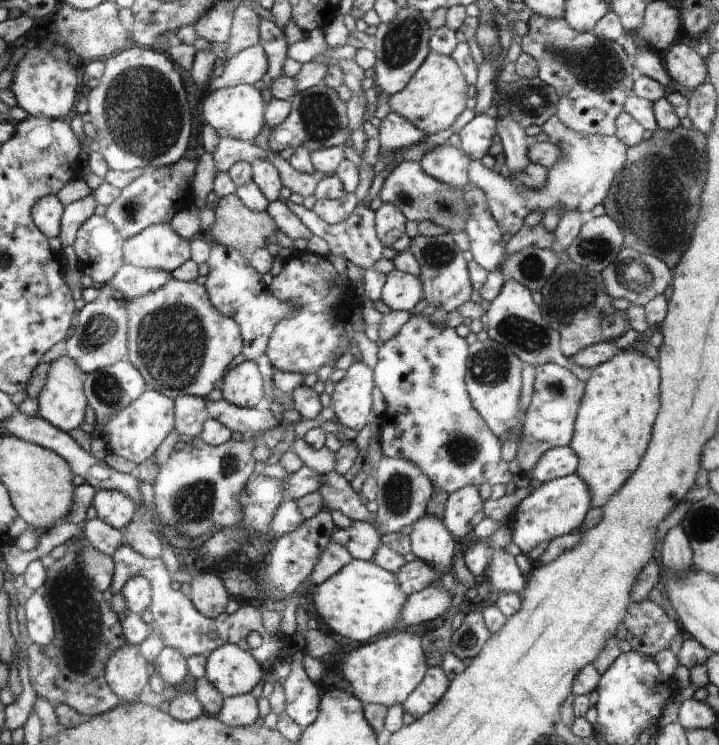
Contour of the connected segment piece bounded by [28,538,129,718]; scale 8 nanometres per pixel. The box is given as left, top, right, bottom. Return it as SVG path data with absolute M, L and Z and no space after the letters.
M86 538L82 540L74 539L67 548L66 554L61 559L56 560L53 567L48 570L48 582L43 593L51 606L52 614L55 615L57 635L52 644L46 646L40 646L36 643L30 644L28 656L32 682L40 697L50 700L53 705L62 702L68 703L78 712L92 718L126 704L126 700L122 700L116 694L114 688L110 686L107 679L107 668L112 656L116 654L116 650L126 646L129 640L123 622L120 622L120 617L112 608L112 604L110 604L110 601L106 601L106 596L94 586L94 580L82 568L80 558L82 558L82 552L87 545L88 540Z

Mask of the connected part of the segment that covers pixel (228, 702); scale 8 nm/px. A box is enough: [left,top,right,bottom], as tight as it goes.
[216,694,259,727]

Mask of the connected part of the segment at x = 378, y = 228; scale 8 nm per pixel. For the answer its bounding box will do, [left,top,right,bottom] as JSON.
[375,204,411,253]

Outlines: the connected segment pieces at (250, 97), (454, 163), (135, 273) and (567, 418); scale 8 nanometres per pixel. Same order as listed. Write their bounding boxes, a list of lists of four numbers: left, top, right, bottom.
[[203,83,264,142],[418,143,470,188],[109,264,172,299],[517,363,585,475]]

